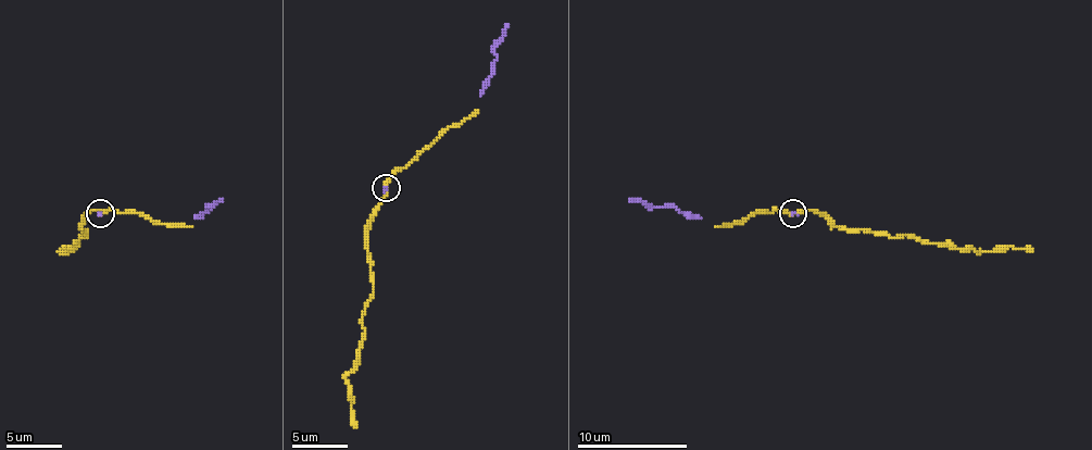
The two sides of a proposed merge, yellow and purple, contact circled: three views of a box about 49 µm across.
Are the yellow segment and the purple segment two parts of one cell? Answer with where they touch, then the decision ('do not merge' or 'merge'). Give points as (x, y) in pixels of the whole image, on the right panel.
(793, 213) | merge

